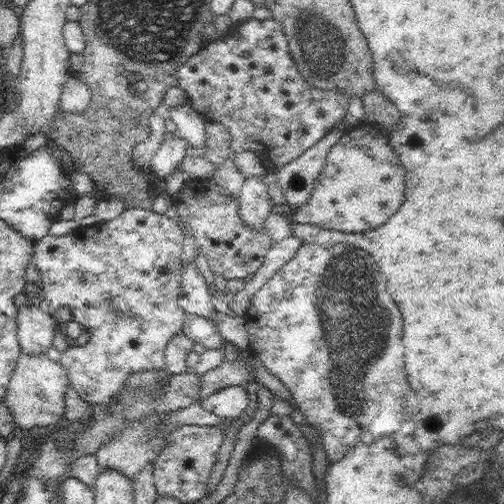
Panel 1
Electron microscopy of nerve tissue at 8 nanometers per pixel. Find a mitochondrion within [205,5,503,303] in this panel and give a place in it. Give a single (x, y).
(321, 50)

